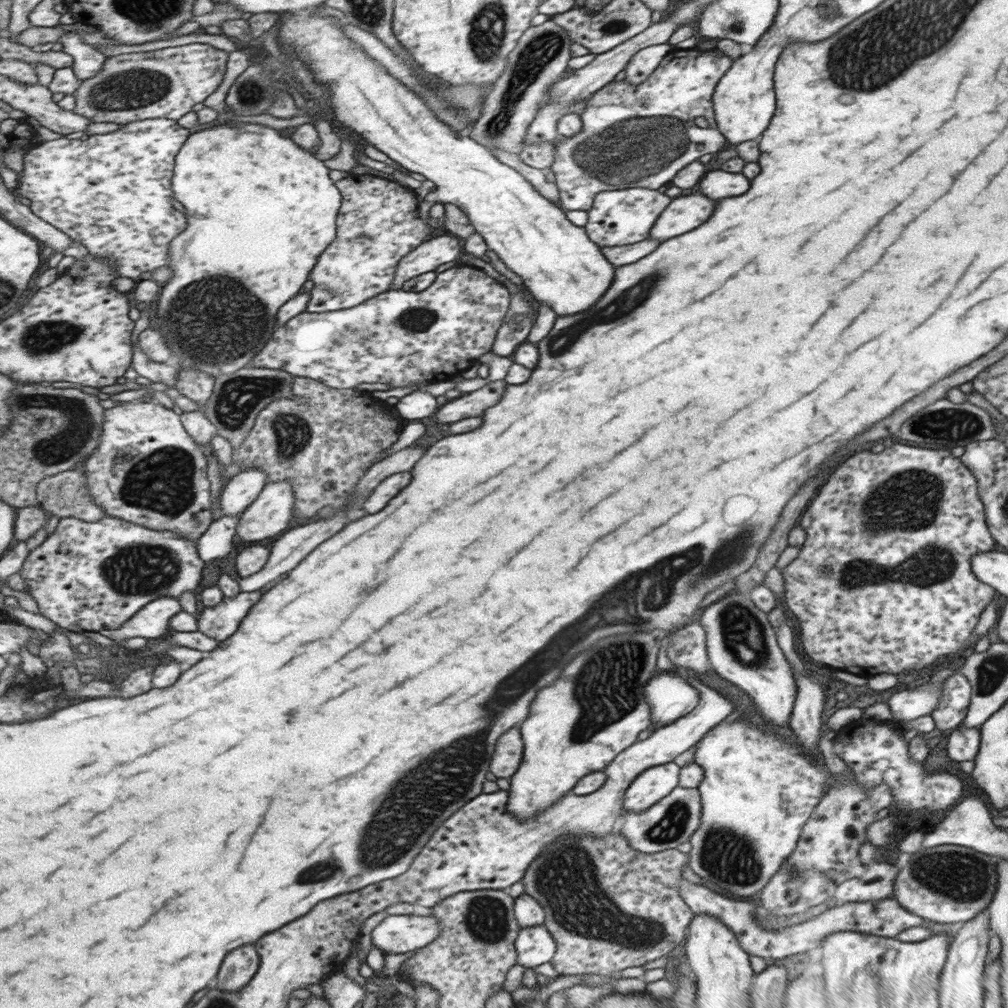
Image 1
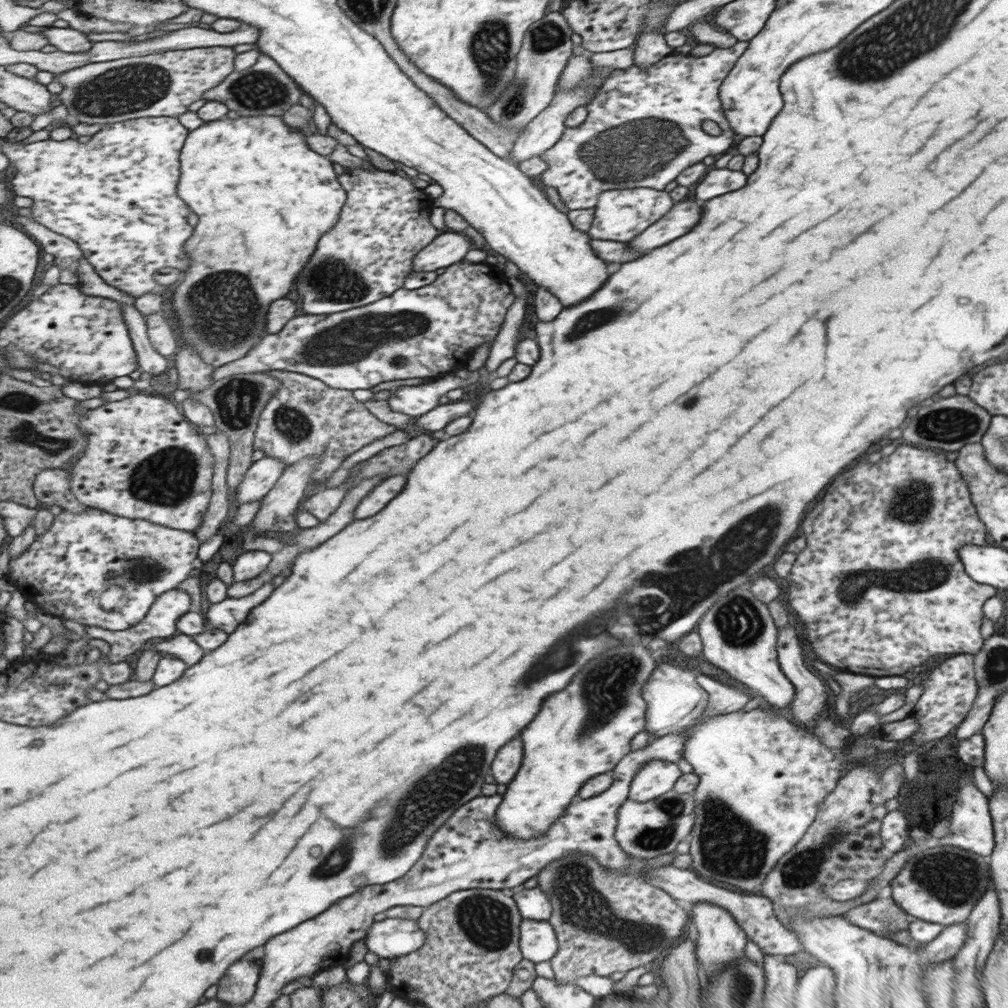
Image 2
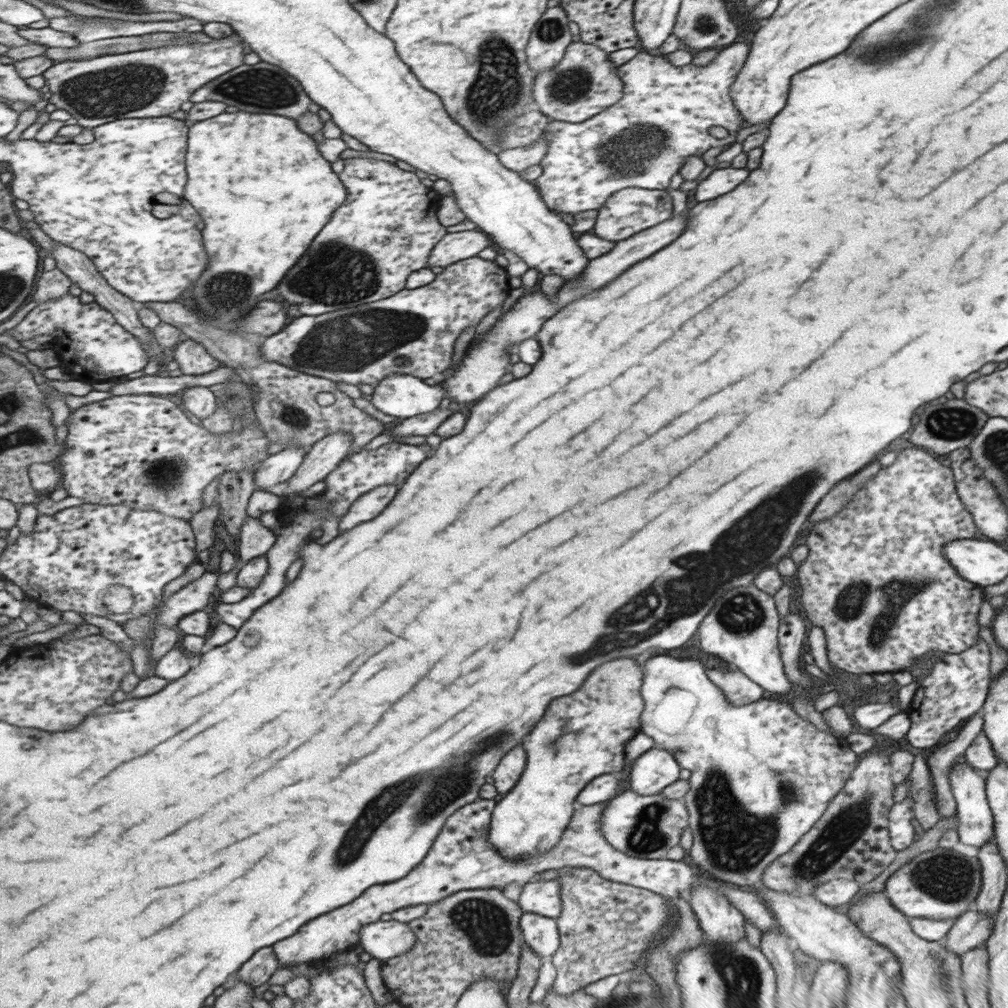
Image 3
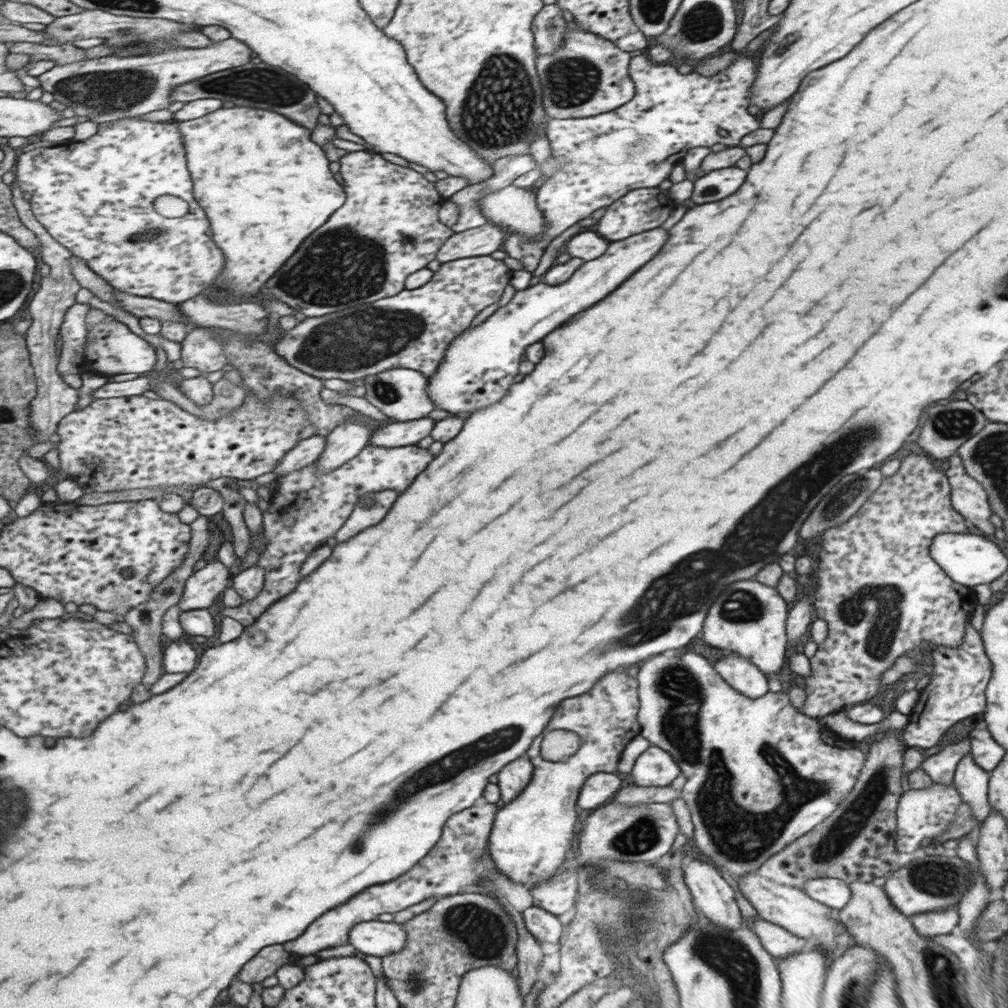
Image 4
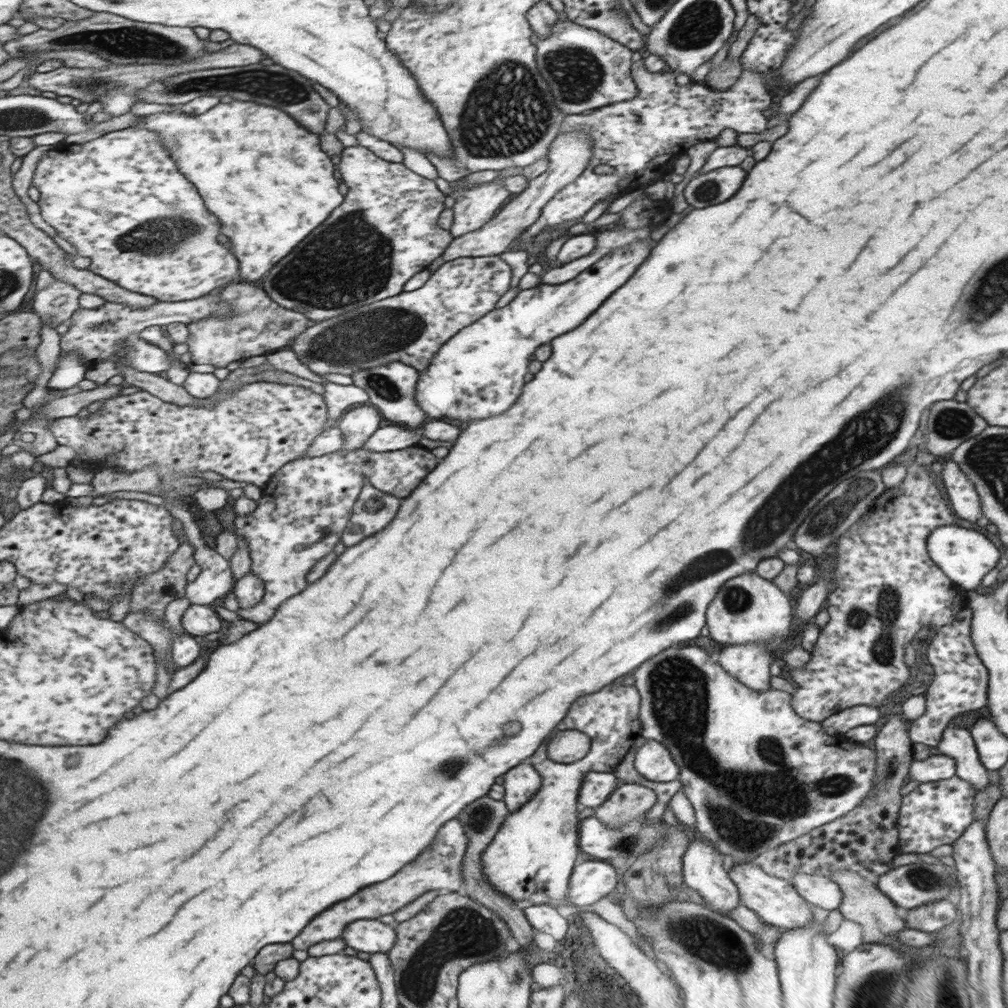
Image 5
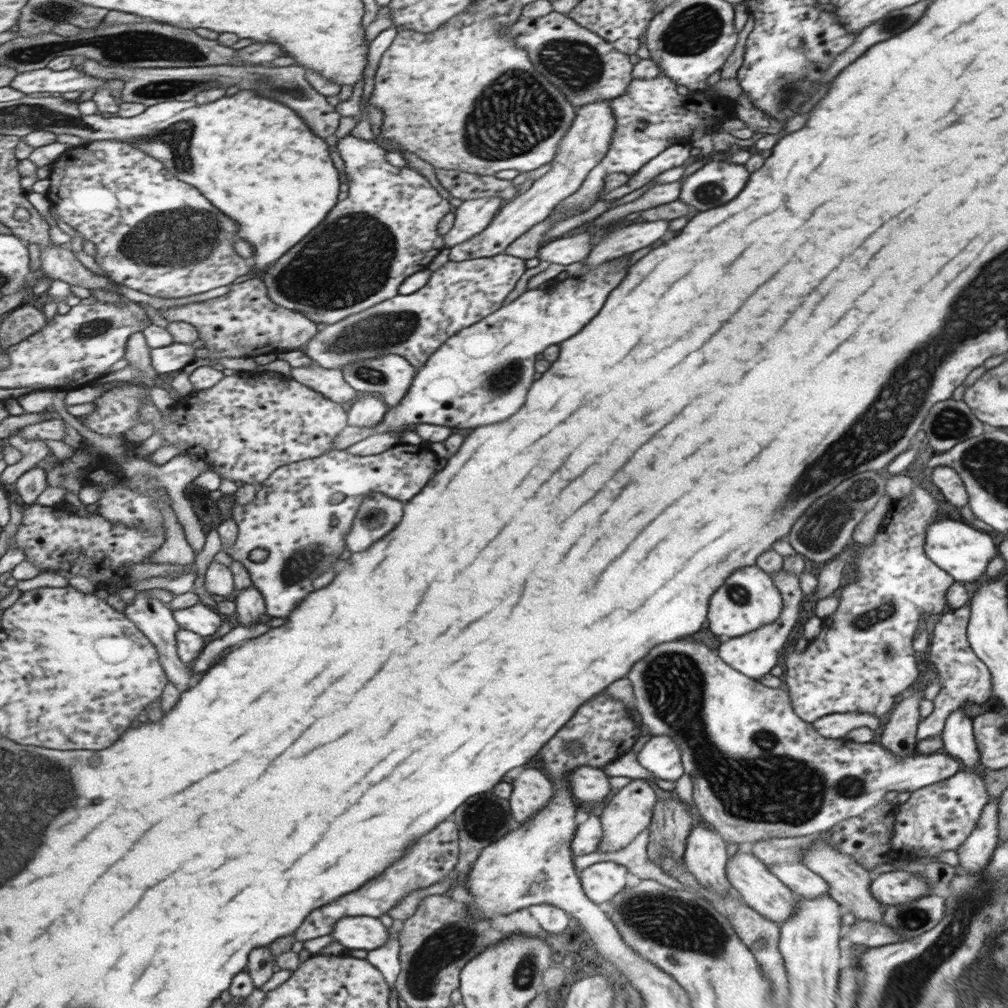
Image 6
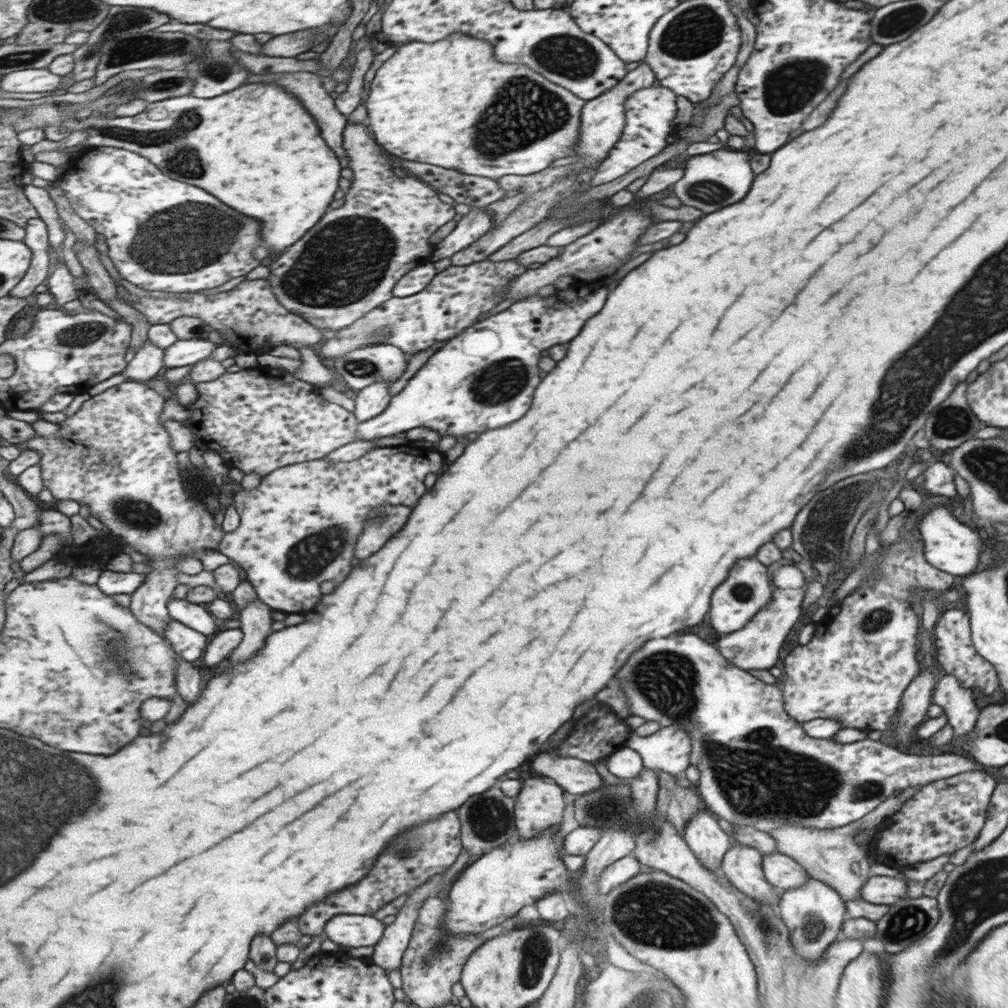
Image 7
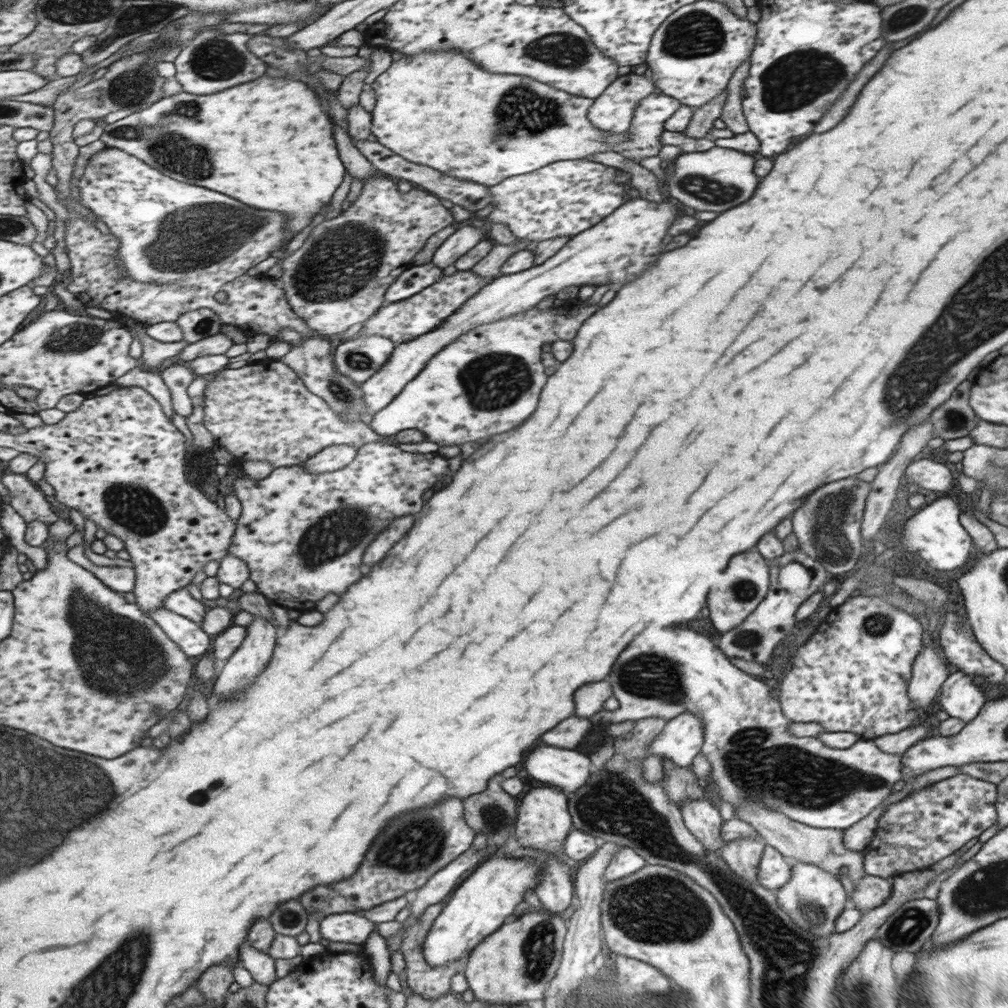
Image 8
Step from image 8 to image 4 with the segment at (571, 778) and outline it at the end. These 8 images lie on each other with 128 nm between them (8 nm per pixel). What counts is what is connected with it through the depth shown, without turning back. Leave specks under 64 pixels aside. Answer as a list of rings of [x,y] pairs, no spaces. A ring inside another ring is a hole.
[[[595,773],[587,778],[577,797],[577,806],[583,810],[595,810],[610,802],[623,786],[625,779],[619,774]]]

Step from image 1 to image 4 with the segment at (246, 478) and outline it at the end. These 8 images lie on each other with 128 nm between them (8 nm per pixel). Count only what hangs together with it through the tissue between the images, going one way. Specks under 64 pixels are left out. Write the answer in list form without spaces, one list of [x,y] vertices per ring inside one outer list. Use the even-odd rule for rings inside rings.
[[[315,434],[300,441],[300,444],[290,450],[290,453],[286,454],[284,460],[273,471],[276,479],[285,478],[287,474],[291,474],[295,470],[303,470],[303,468],[307,468],[306,466],[315,463],[323,454],[327,443],[326,436]]]

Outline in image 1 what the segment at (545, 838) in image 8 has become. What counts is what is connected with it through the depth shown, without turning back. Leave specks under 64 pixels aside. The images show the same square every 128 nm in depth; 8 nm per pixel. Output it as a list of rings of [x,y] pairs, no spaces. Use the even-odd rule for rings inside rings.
[[[516,725],[496,741],[489,772],[496,778],[509,778],[517,770],[521,757],[522,740],[518,725]]]

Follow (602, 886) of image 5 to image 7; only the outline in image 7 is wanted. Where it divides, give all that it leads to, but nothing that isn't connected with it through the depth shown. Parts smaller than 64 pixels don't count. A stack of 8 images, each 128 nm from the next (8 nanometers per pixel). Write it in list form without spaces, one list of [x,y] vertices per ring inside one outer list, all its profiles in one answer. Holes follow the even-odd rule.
[[[625,856],[607,864],[606,867],[599,873],[597,877],[597,890],[601,897],[609,890],[613,890],[615,886],[619,886],[629,881],[633,876],[640,873],[641,864],[635,857]]]

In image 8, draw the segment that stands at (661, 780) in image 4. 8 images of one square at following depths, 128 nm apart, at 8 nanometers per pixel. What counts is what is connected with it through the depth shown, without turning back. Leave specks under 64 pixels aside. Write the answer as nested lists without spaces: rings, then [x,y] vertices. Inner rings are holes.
[[[685,711],[667,720],[662,732],[646,748],[646,754],[657,755],[670,760],[680,767],[688,767],[698,756],[704,744],[702,720],[695,714]]]

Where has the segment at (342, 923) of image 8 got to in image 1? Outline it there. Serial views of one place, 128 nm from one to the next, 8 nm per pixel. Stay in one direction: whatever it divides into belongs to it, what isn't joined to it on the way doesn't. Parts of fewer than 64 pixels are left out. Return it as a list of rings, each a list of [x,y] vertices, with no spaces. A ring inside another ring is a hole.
[[[388,915],[371,930],[371,946],[383,954],[402,954],[422,950],[439,933],[440,924],[432,915]]]

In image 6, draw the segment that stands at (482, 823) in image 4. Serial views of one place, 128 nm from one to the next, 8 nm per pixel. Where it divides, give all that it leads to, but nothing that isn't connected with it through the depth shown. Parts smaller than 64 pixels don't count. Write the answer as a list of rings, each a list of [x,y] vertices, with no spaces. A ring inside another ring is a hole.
[[[451,819],[441,822],[441,826],[437,826],[437,830],[431,830],[417,840],[415,850],[411,846],[409,850],[405,850],[405,854],[397,862],[389,864],[389,870],[385,870],[385,874],[379,874],[379,878],[375,878],[373,882],[368,882],[360,889],[345,894],[344,897],[338,898],[337,902],[331,902],[329,906],[315,910],[305,920],[305,926],[301,926],[301,930],[296,930],[294,935],[297,937],[297,941],[303,943],[306,940],[325,936],[325,934],[332,934],[333,926],[341,918],[359,915],[375,918],[381,914],[386,914],[406,894],[417,889],[428,888],[437,882],[443,882],[447,878],[447,874],[454,870],[459,854],[458,842],[459,838],[454,822]]]

